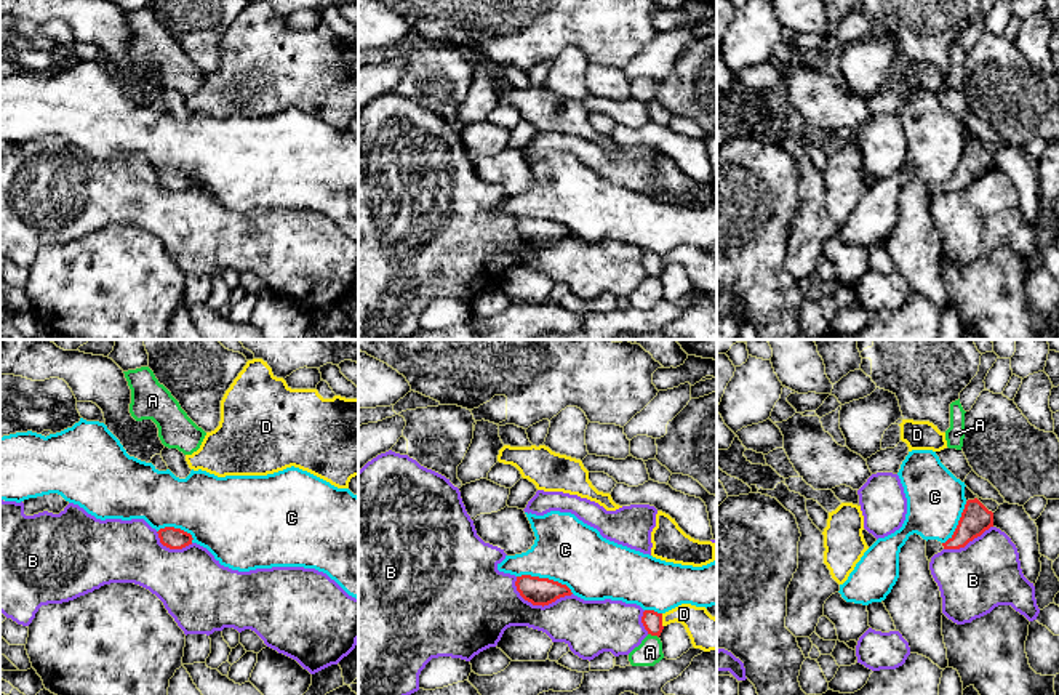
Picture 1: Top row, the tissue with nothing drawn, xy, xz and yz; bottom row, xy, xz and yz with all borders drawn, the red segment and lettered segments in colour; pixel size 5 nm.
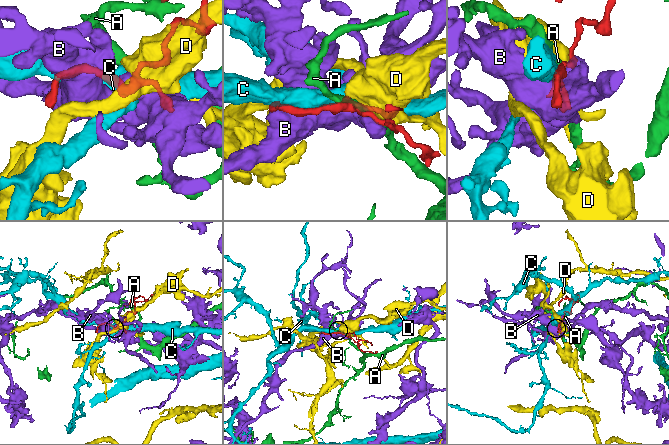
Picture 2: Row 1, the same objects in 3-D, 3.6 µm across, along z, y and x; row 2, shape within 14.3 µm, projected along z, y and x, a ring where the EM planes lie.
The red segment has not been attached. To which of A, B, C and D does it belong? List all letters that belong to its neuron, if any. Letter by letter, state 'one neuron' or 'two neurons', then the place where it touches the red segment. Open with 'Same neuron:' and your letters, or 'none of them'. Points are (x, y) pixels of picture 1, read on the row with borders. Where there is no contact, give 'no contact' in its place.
Same neuron: none of them
A: two neurons; contact xz (653, 634)
B: two neurons; contact xz (539, 604)
C: two neurons; contact xz (546, 578)
D: two neurons; contact xz (661, 620)

